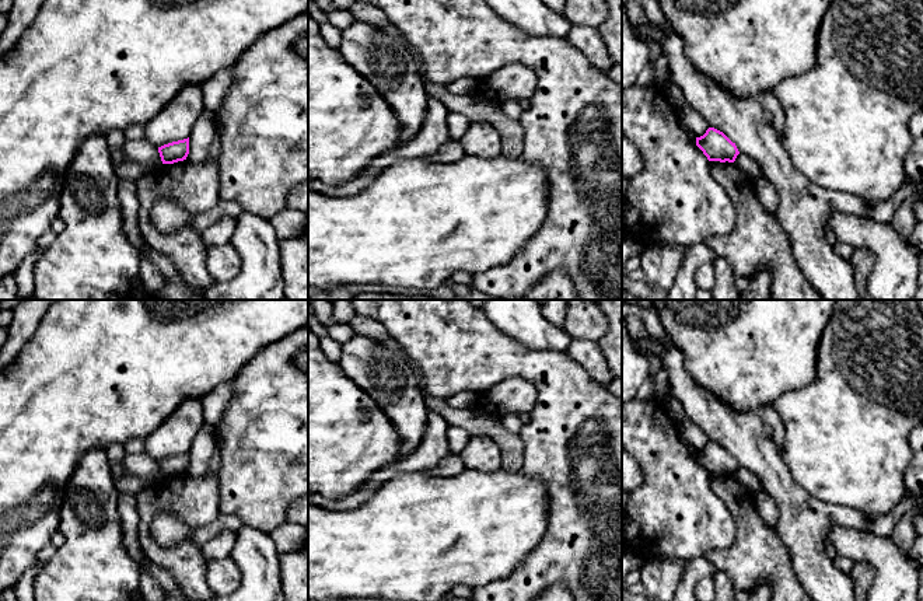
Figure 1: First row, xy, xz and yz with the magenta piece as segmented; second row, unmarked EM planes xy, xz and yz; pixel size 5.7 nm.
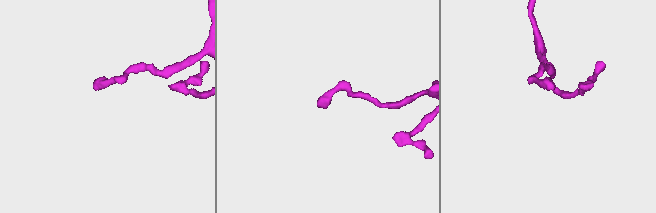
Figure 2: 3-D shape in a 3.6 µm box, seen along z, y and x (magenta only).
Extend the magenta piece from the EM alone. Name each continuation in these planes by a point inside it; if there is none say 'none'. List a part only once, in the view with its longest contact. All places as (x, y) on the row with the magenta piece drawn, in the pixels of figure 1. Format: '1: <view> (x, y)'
none

